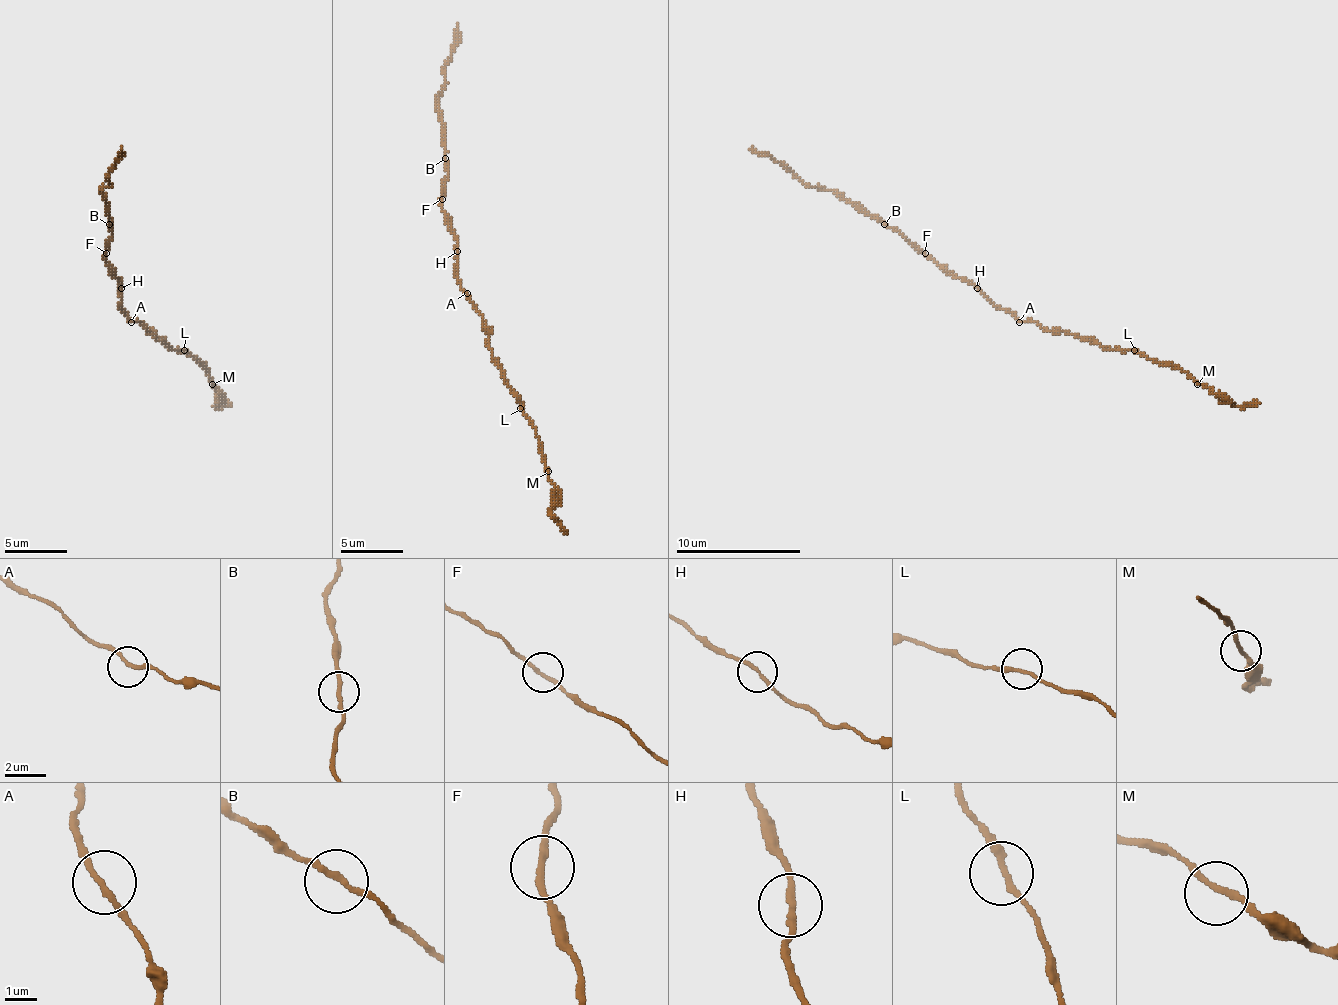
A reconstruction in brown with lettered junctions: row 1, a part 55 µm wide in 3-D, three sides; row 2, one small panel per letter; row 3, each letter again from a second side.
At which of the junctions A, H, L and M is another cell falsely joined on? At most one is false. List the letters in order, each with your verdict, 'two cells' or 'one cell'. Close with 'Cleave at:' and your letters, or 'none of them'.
A: one cell
H: one cell
L: one cell
M: one cell
Cleave at: none of them

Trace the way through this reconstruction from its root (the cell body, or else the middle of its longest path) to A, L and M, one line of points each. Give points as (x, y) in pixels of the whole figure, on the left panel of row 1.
A: (121, 309), (131, 322)
L: (121, 309), (146, 331), (153, 331), (172, 350), (184, 350)
M: (121, 309), (146, 331), (153, 331), (172, 350), (184, 350), (197, 359), (206, 369), (212, 384)

